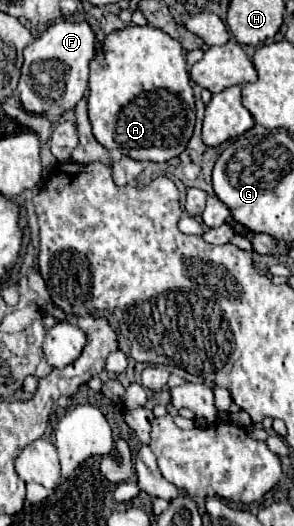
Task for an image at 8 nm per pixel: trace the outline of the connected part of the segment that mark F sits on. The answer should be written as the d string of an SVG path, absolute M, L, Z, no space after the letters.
M56 22L42 36L38 36L34 44L26 46L16 86L16 96L22 108L30 114L42 116L62 116L72 110L88 90L88 64L94 58L96 44L98 38L88 22Z

